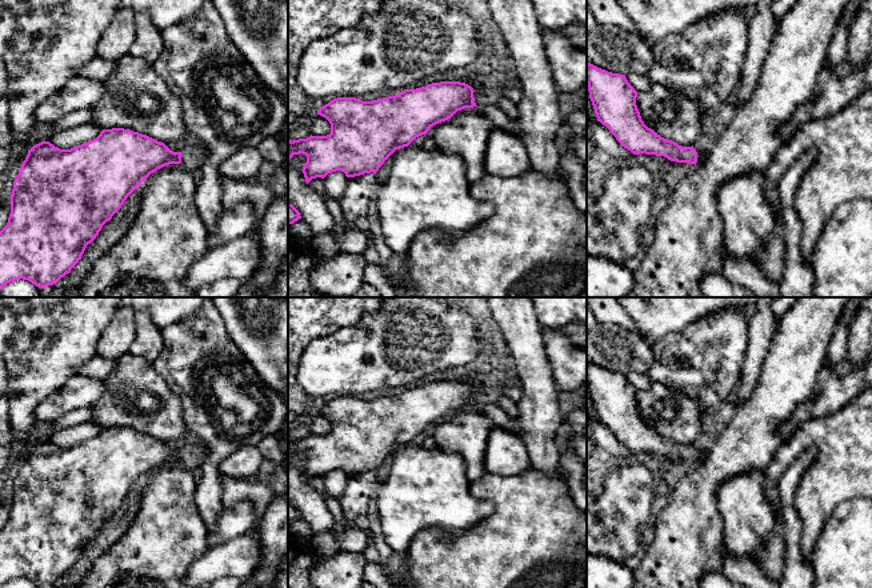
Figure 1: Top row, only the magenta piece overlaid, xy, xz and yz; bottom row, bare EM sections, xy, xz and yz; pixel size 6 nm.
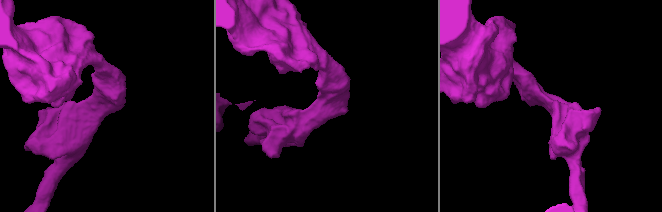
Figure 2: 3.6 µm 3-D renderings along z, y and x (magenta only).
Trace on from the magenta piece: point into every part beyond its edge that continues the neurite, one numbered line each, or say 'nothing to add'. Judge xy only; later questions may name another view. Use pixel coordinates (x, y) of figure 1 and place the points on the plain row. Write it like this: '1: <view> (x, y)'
1: xy (192, 454)

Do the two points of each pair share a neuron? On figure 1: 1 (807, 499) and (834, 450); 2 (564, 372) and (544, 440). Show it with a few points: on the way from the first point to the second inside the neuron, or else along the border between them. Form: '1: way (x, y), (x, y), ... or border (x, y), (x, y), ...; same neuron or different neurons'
1: way (819, 487), (834, 472), (834, 462); same neuron
2: border (548, 359), (552, 376), (560, 390); different neurons

